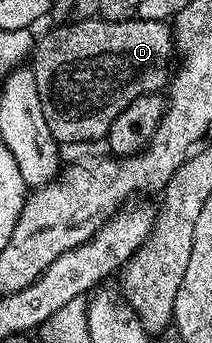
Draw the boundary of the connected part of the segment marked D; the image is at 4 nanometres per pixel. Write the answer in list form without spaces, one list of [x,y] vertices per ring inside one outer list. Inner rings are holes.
[[[130,17],[128,19],[78,18],[76,22],[77,23],[75,23],[75,21],[68,21],[54,26],[51,29],[54,31],[47,32],[42,39],[40,36],[40,38],[36,40],[31,56],[31,70],[35,77],[35,85],[39,89],[39,101],[43,101],[43,117],[47,117],[47,129],[51,129],[54,139],[61,145],[65,145],[65,143],[89,143],[92,139],[104,140],[111,129],[111,121],[115,121],[115,117],[119,117],[119,113],[123,113],[123,109],[127,109],[127,105],[131,101],[135,101],[135,97],[160,92],[162,88],[168,84],[171,78],[171,68],[175,63],[173,29],[168,22],[141,20],[138,17]]]

